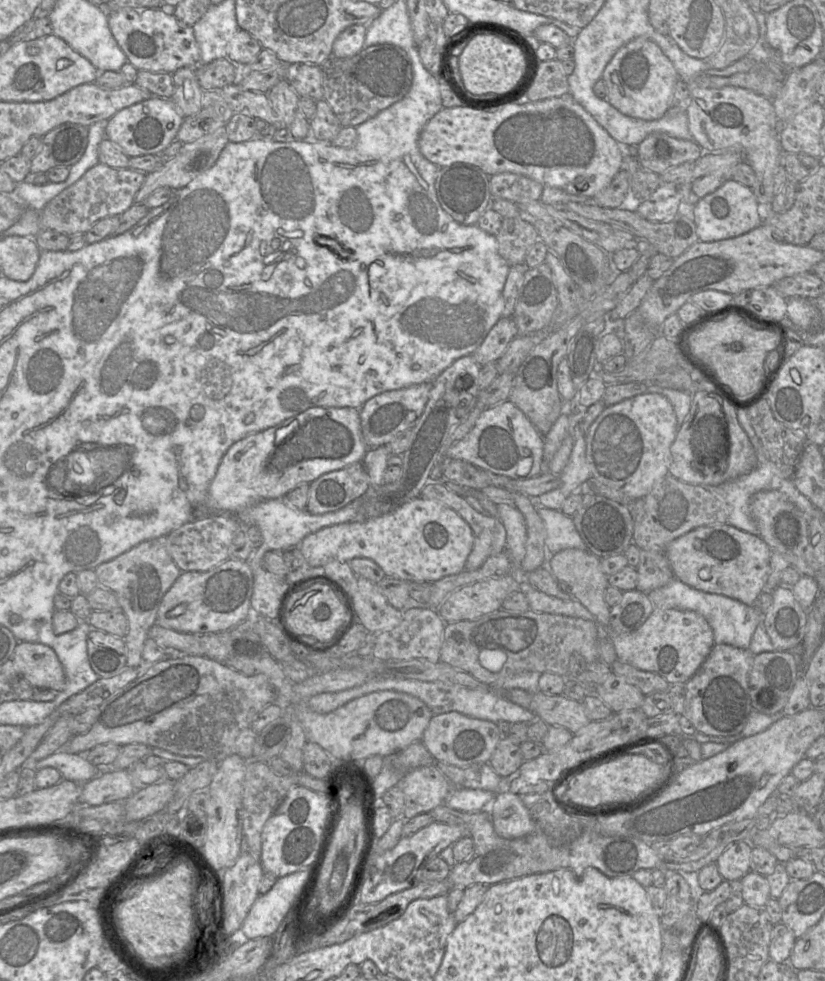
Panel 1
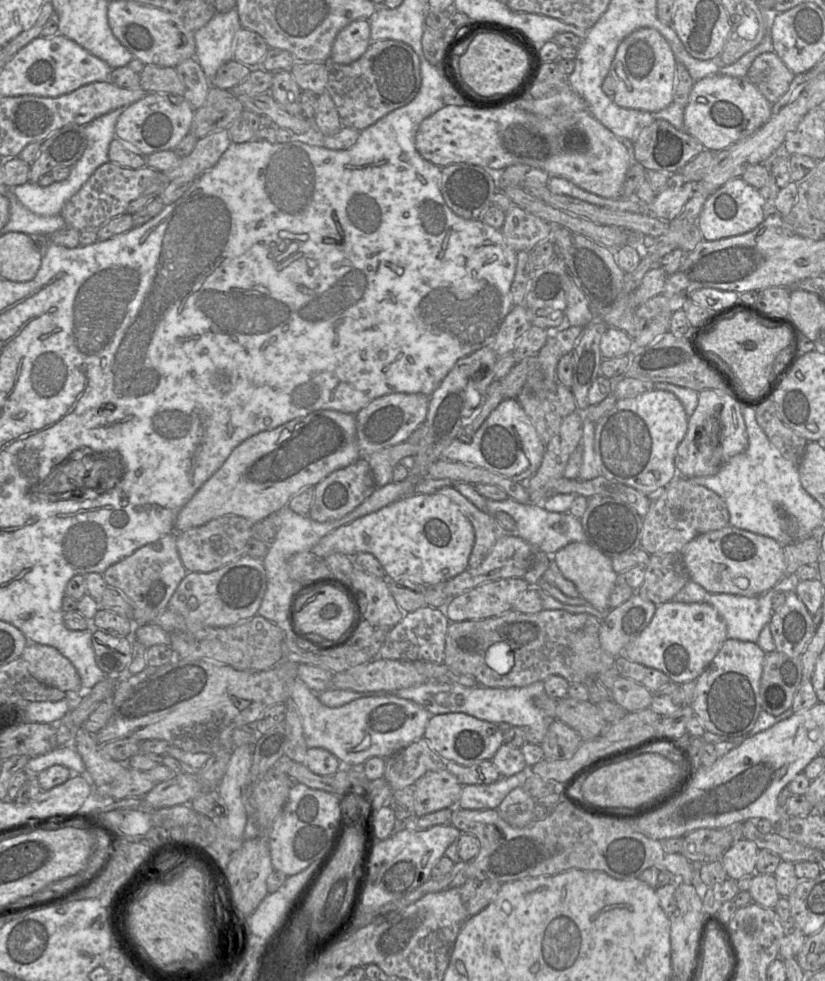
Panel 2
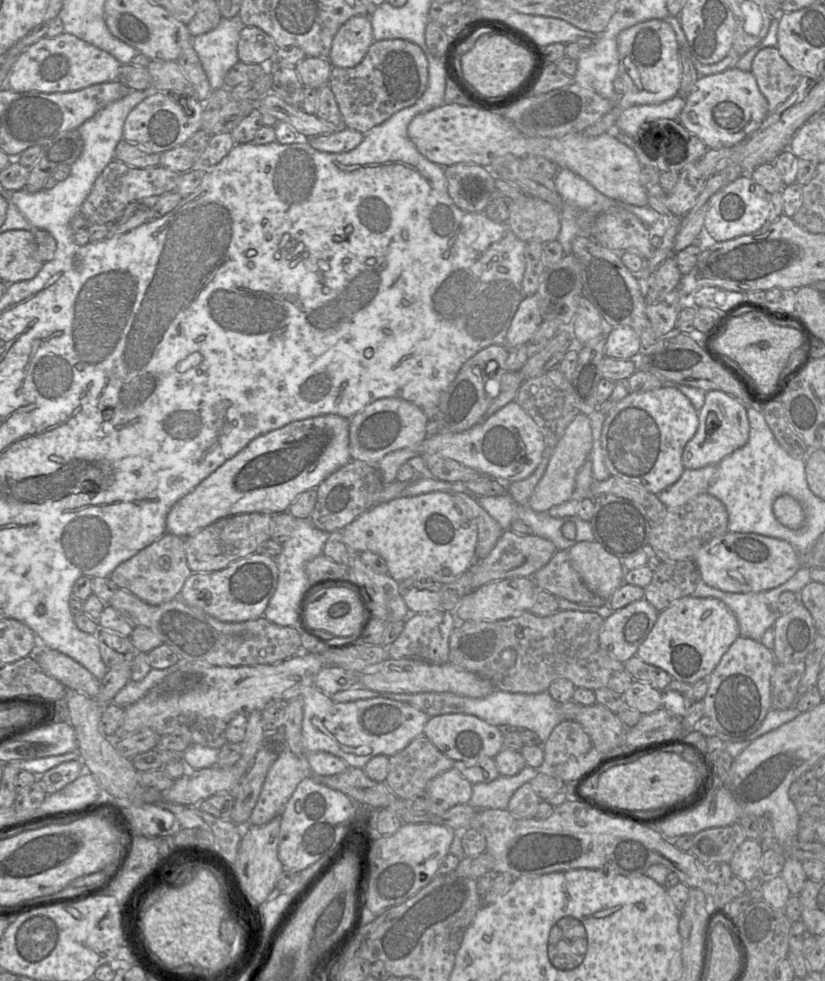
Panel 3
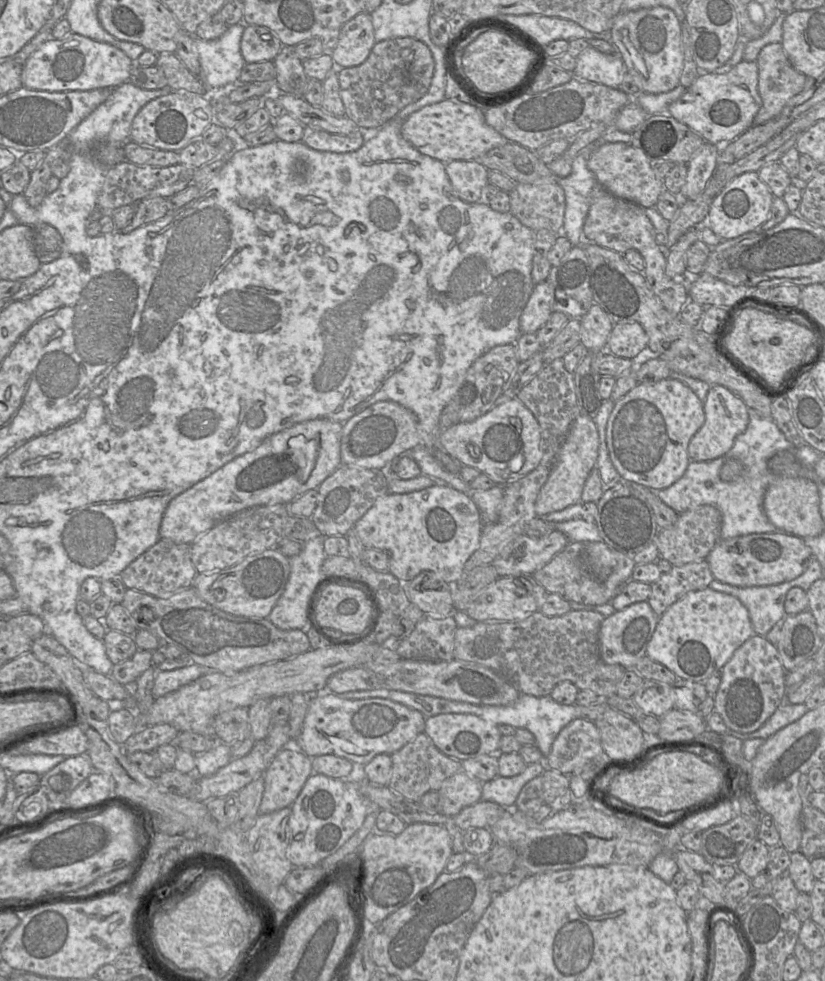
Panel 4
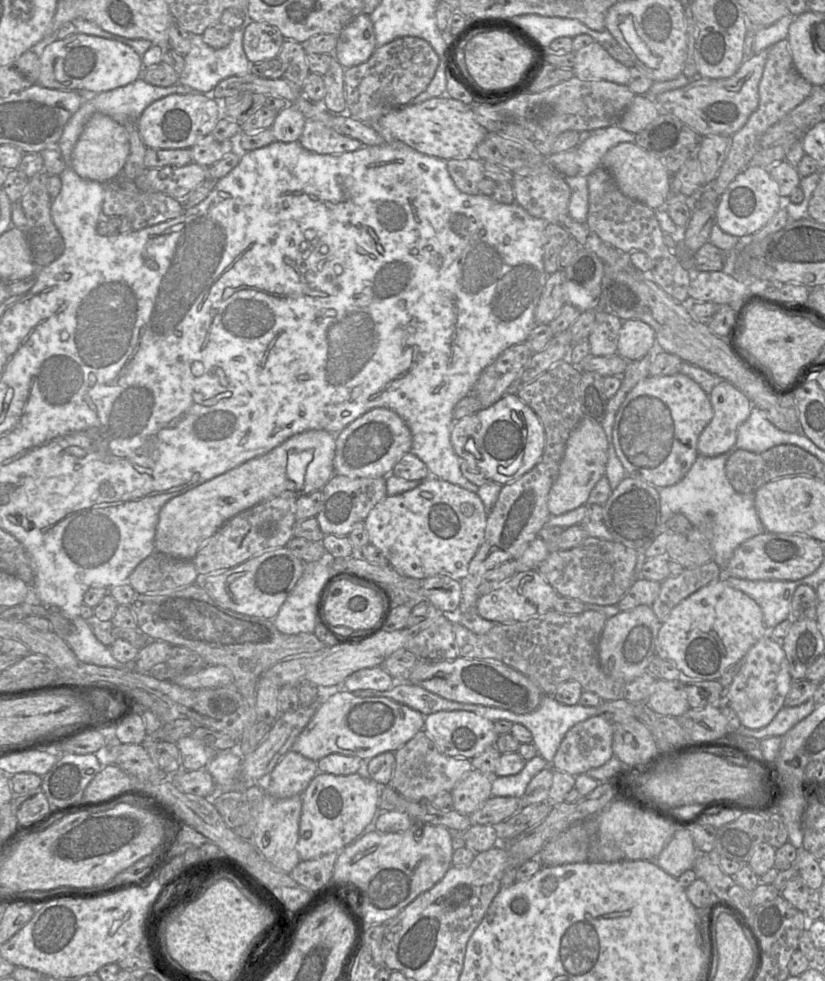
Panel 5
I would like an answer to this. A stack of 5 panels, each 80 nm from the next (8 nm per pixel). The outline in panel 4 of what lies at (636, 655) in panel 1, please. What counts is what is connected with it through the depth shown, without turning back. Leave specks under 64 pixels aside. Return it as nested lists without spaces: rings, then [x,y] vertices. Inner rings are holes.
[[[706,587],[688,592],[658,617],[656,628],[647,645],[646,656],[666,666],[678,678],[704,682],[714,672],[720,672],[736,649],[754,635],[747,608],[736,597]]]

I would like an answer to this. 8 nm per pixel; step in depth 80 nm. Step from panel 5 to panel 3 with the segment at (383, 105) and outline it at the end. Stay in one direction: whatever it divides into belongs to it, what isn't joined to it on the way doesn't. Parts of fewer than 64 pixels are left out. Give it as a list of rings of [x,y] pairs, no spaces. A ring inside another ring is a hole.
[[[403,39],[375,41],[363,60],[351,68],[334,67],[329,86],[343,118],[343,126],[368,133],[396,112],[413,105],[426,91],[429,64],[423,50]]]

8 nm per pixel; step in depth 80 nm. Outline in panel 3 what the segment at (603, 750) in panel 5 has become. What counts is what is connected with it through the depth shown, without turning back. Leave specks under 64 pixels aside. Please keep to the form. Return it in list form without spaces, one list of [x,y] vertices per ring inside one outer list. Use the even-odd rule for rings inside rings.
[[[563,720],[542,744],[545,767],[554,767],[587,753],[593,747],[583,727],[575,720]]]

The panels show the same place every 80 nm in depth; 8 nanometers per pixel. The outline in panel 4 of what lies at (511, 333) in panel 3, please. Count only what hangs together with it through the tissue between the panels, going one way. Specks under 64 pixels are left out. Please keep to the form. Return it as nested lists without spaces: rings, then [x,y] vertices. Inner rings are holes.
[[[547,281],[535,285],[519,320],[521,334],[536,333],[553,313],[554,293]]]

